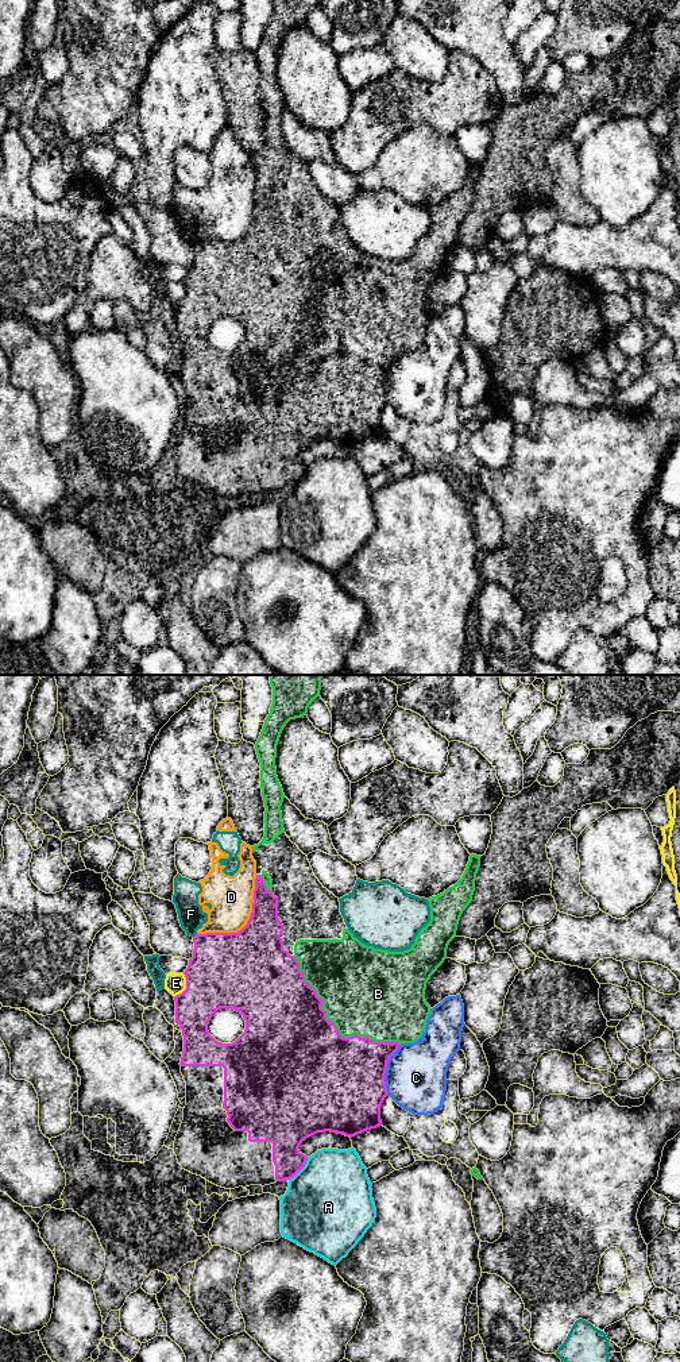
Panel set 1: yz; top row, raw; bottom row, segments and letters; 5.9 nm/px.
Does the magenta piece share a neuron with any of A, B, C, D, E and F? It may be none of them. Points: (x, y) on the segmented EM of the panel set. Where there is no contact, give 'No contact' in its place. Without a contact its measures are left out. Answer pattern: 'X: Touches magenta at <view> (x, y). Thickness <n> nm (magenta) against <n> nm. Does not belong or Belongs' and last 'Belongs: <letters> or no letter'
A: Touches magenta at yz (300, 1169). Thickness 240 nm (magenta) against 500 nm. Does not belong
B: Touches magenta at yz (335, 1025). Thickness 480 nm (magenta) against 480 nm. Belongs
C: Touches magenta at yz (386, 1068). Thickness 460 nm (magenta) against 360 nm. Does not belong
D: Touches magenta at yz (247, 923). Thickness 440 nm (magenta) against 260 nm. Does not belong
E: Touches magenta at yz (186, 987). Thickness 440 nm (magenta) against 130 nm. Does not belong
F: Touches magenta at yz (194, 936). Thickness 400 nm (magenta) against 150 nm. Does not belong
Belongs: B

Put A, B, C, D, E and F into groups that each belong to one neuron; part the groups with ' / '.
A / B / C / D F / E

